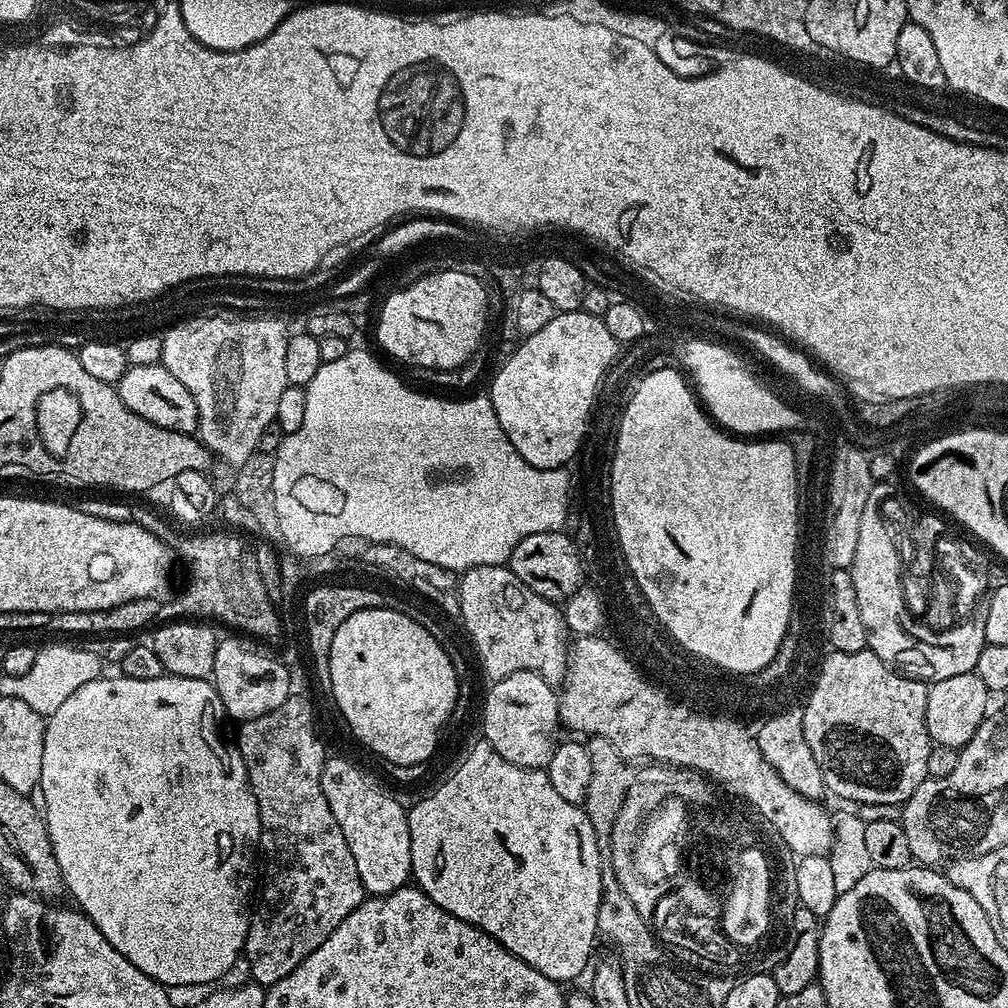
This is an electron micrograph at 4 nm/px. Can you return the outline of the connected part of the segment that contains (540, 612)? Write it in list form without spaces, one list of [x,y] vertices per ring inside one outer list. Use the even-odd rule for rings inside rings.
[[[502,564],[494,566],[474,566],[459,573],[459,619],[464,619],[464,628],[480,655],[480,664],[489,676],[489,681],[495,682],[506,678],[515,672],[533,672],[538,674],[548,684],[563,685],[566,675],[566,665],[570,655],[570,632],[565,627],[564,613],[551,600],[542,598],[526,586],[526,582],[518,582],[518,578]]]

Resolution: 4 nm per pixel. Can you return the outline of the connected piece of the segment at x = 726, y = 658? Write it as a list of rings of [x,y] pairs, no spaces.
[[[670,374],[652,376],[648,384],[640,392],[630,392],[627,397],[628,405],[623,405],[623,416],[620,418],[620,432],[617,434],[616,450],[612,458],[612,510],[617,528],[617,538],[620,539],[622,554],[625,556],[627,571],[636,579],[635,587],[648,604],[649,613],[661,624],[663,631],[673,636],[674,639],[684,640],[692,652],[700,652],[700,656],[708,656],[708,660],[716,660],[716,664],[728,664],[728,668],[741,668],[748,672],[748,668],[760,668],[772,652],[776,652],[776,644],[780,644],[780,632],[784,632],[784,620],[788,620],[788,600],[792,600],[792,544],[796,540],[796,488],[792,488],[792,456],[788,456],[788,448],[780,448],[780,444],[764,444],[764,448],[744,448],[744,444],[728,444],[728,440],[720,440],[704,420],[700,420],[700,412],[692,408],[692,400],[686,400],[686,390]]]

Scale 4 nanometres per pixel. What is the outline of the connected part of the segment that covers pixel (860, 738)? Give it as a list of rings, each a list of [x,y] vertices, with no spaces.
[[[867,650],[851,657],[831,658],[807,717],[808,740],[811,740],[815,759],[824,775],[825,789],[844,800],[853,800],[856,806],[874,803],[900,806],[910,799],[921,782],[929,778],[927,758],[933,742],[926,730],[928,690],[925,681],[901,676]]]

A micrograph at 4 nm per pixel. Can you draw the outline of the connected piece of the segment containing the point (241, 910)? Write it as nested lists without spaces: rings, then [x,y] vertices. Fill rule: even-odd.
[[[116,674],[113,680],[104,679],[97,678],[91,680],[90,682],[86,682],[86,686],[74,690],[74,694],[70,694],[70,698],[66,698],[66,702],[62,702],[62,706],[58,706],[58,710],[47,717],[44,725],[42,778],[40,779],[39,791],[41,793],[44,792],[42,815],[48,826],[48,837],[52,843],[54,854],[58,858],[58,866],[62,870],[64,887],[67,895],[69,897],[72,895],[77,900],[75,903],[78,905],[79,911],[92,919],[94,926],[98,926],[98,930],[108,939],[110,946],[114,946],[114,950],[118,950],[118,954],[122,954],[130,962],[134,962],[134,966],[138,966],[138,970],[142,970],[142,974],[154,978],[158,983],[172,990],[175,990],[175,988],[184,988],[187,984],[212,984],[215,980],[222,979],[235,966],[236,959],[238,961],[241,959],[244,943],[246,942],[246,934],[248,933],[248,923],[252,921],[253,909],[250,907],[250,904],[248,908],[248,895],[252,892],[252,863],[256,860],[256,848],[258,852],[261,830],[258,802],[254,798],[252,787],[248,781],[244,759],[242,758],[239,747],[235,743],[228,744],[227,738],[224,737],[226,717],[224,715],[224,707],[222,706],[222,698],[218,698],[216,687],[208,680],[182,678],[181,676],[170,676],[167,674],[154,678],[153,680],[135,680],[123,674]]]

